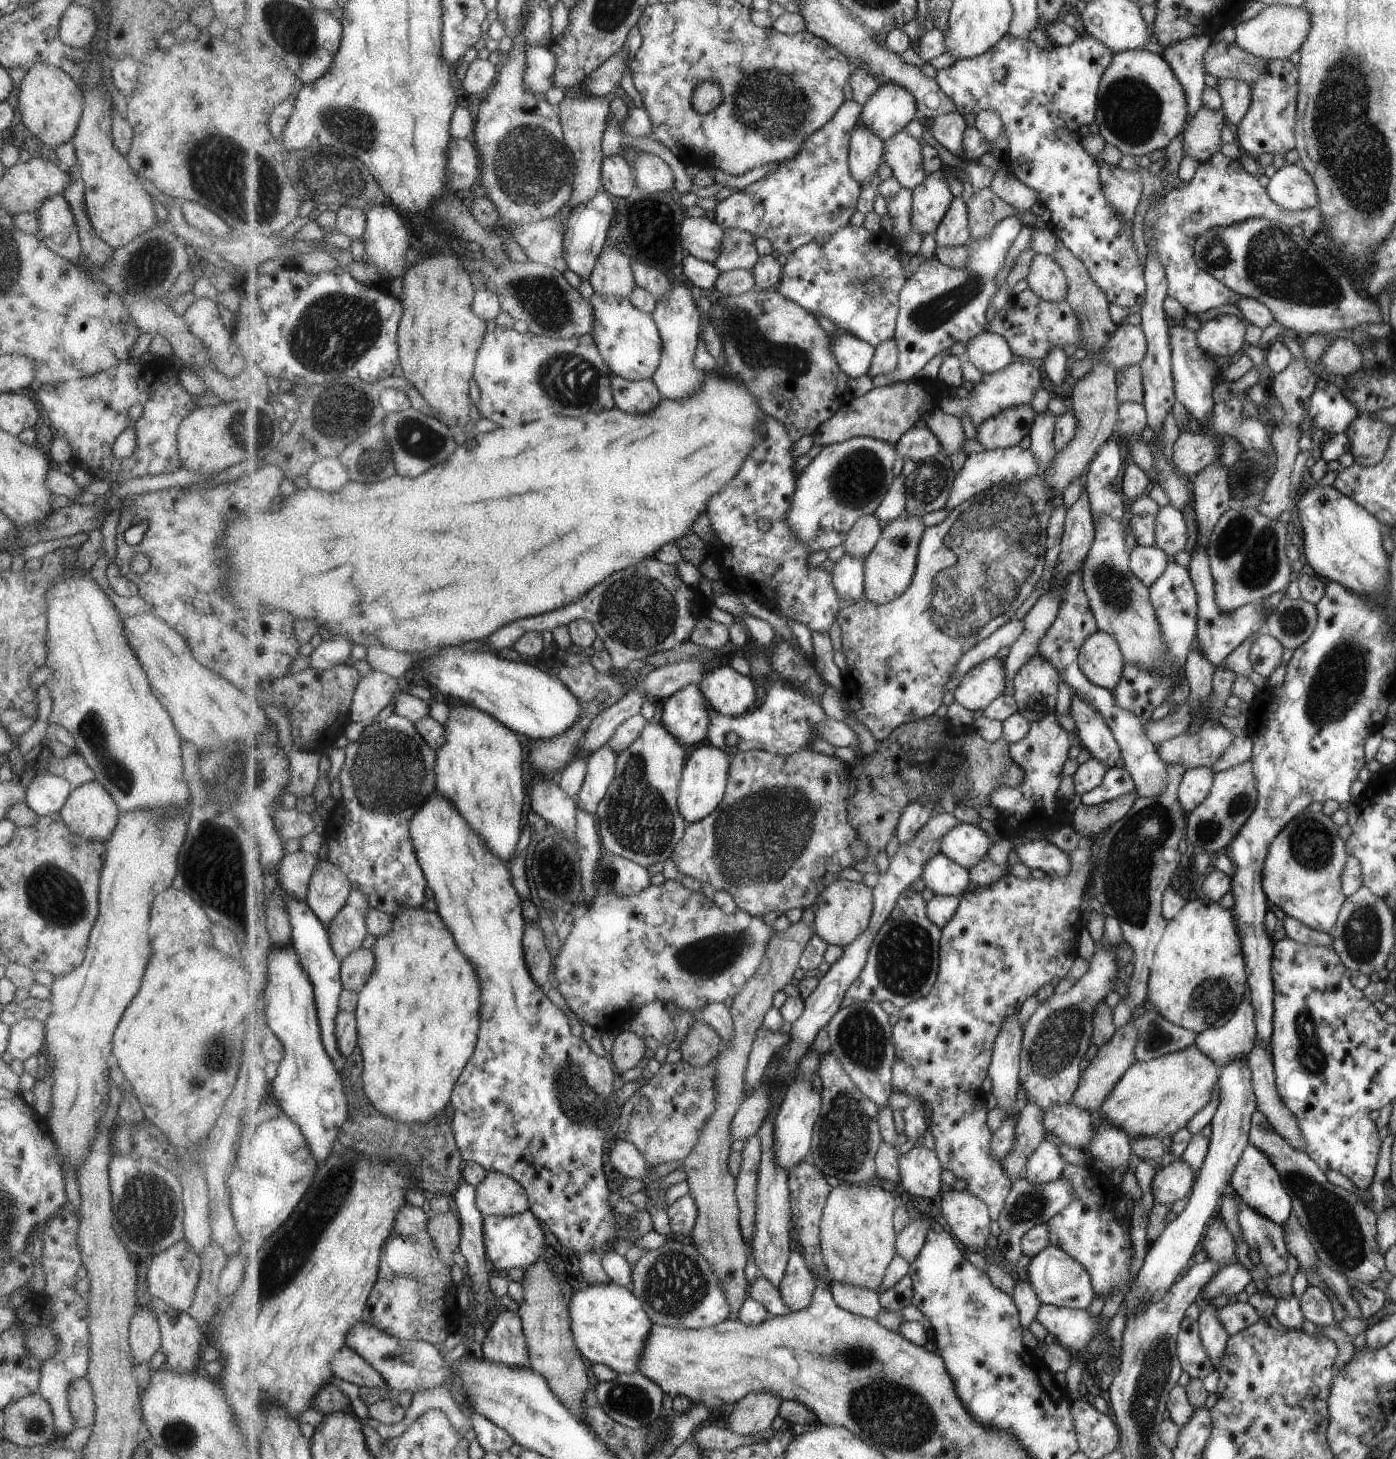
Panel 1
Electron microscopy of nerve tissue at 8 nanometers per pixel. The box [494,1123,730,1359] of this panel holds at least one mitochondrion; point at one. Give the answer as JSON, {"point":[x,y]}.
{"point":[675,1284]}

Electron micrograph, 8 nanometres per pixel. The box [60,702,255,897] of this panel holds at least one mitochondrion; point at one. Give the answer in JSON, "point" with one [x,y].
{"point":[90,728]}

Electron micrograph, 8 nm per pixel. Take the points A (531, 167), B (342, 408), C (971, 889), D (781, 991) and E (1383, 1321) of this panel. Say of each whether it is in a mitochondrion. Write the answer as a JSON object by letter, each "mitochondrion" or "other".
{"A":"mitochondrion","B":"mitochondrion","C":"other","D":"other","E":"other"}

